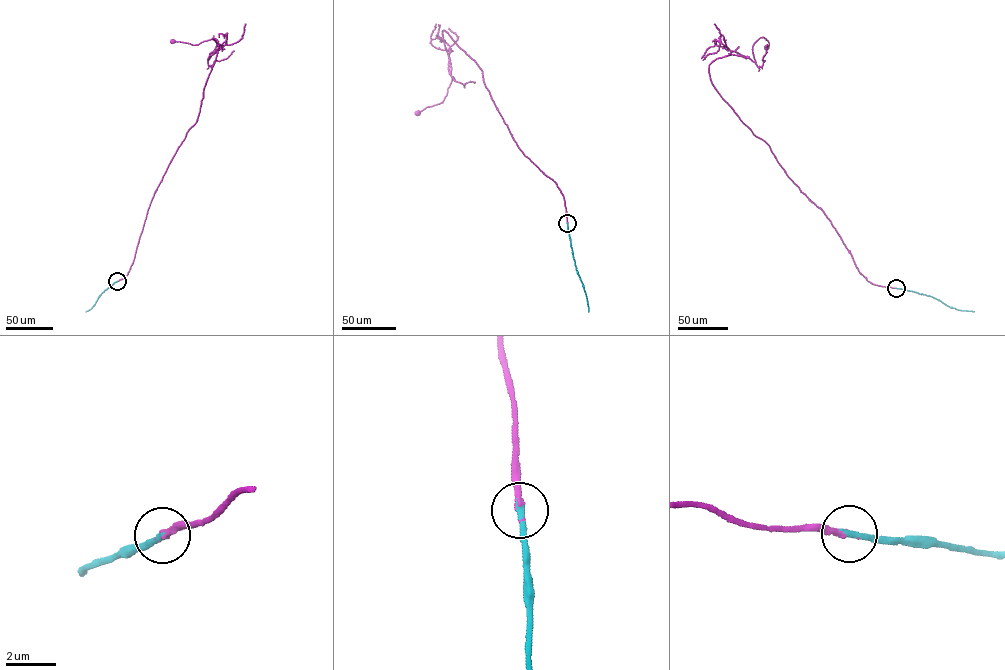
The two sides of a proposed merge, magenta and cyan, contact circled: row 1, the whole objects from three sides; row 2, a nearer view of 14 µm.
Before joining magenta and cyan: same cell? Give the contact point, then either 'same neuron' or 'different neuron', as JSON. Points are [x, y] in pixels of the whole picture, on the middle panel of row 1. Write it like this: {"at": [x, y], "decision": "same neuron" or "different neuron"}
{"at": [567, 223], "decision": "same neuron"}

